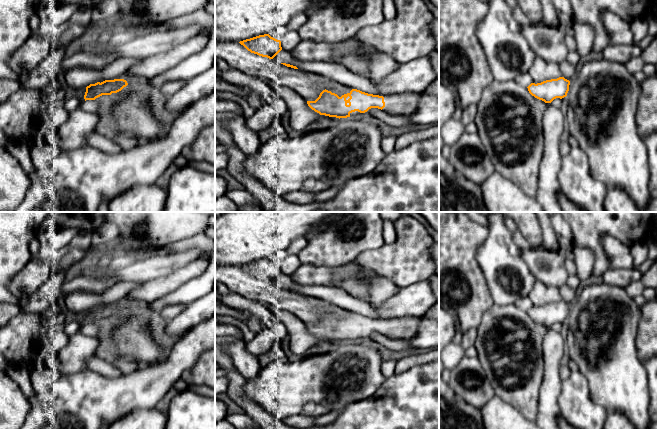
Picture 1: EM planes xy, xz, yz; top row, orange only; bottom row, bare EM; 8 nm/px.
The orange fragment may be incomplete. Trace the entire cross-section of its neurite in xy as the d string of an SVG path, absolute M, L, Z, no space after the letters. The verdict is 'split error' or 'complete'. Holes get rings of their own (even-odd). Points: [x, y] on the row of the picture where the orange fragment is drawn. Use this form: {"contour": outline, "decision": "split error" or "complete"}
{"contour": "M124 79L105 80L101 83L90 84L86 87L84 99L85 101L95 100L102 95L111 95L121 91L127 85L128 83Z", "decision": "complete"}

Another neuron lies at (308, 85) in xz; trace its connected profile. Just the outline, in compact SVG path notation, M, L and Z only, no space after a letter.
M215 41L215 59L222 59L231 68L261 80L278 81L298 93L306 101L315 101L323 90L341 97L353 89L327 77L287 67L273 59L251 53L239 42Z

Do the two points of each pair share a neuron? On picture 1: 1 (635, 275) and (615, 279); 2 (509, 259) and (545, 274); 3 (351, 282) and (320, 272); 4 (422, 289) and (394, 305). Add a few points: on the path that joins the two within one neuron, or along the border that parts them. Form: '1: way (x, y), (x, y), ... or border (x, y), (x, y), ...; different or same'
1: way (630, 275), (620, 277); same
2: border (520, 250), (523, 261), (536, 279); different
3: way (343, 284), (334, 284), (328, 280); same
4: way (415, 296), (410, 301), (401, 305); same

